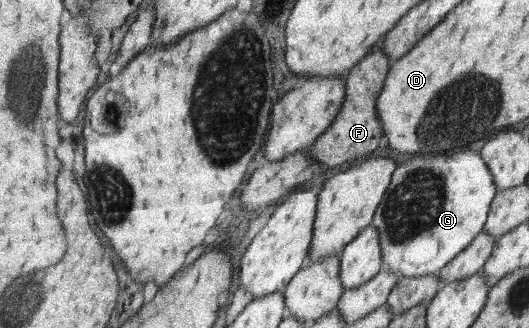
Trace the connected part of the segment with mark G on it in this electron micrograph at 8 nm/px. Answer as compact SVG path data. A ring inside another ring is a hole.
M474 150L440 154L440 158L438 154L418 156L406 162L404 166L398 166L393 176L393 183L386 191L385 198L373 220L373 225L380 233L383 264L387 264L387 267L400 278L430 276L438 273L466 250L484 230L498 191L486 161Z

